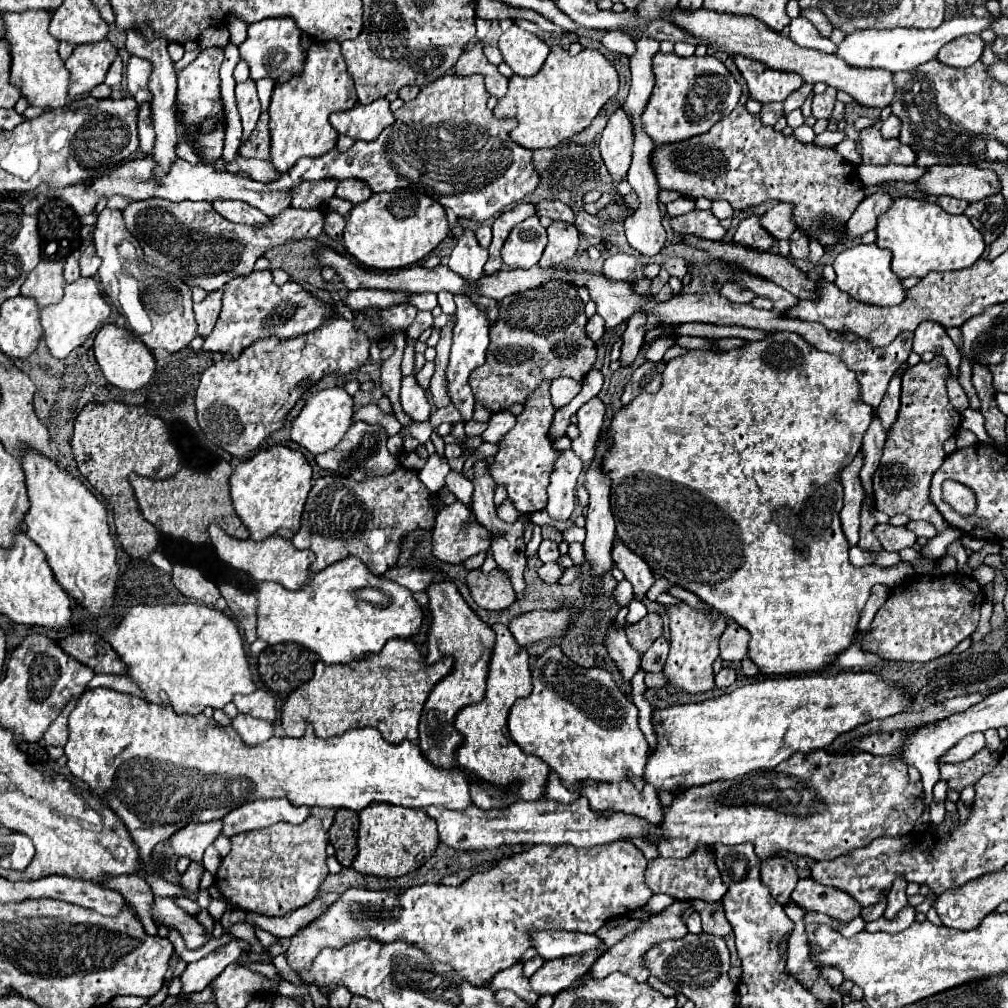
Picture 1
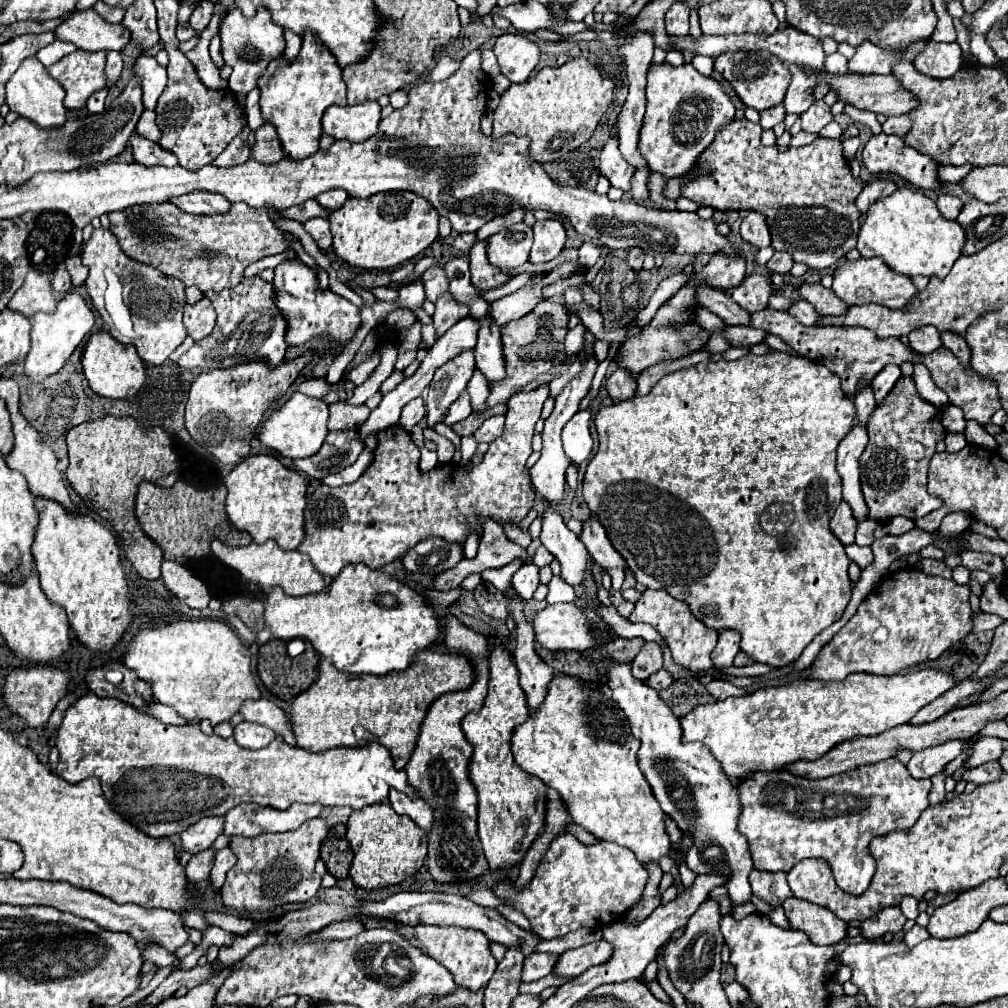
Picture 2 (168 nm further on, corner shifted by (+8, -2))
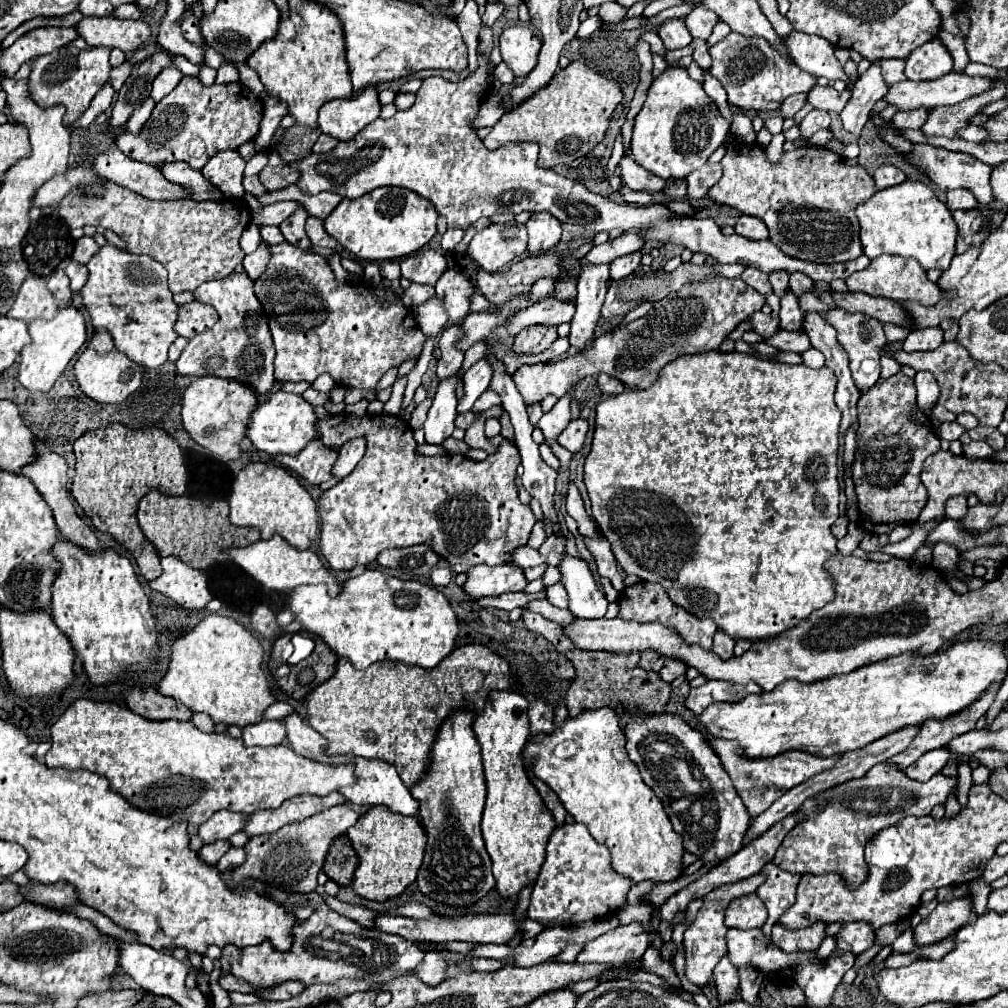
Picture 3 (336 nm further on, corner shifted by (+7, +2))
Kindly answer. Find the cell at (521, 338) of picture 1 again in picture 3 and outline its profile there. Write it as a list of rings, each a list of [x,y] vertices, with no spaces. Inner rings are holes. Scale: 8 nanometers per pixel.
[[[526,327],[526,331],[516,335],[512,349],[520,355],[540,355],[558,339],[556,329],[558,327]]]

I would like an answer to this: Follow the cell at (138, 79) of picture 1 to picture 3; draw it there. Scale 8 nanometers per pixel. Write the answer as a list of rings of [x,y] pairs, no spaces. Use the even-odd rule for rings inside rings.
[[[166,67],[164,71],[160,71],[160,73],[156,75],[156,79],[154,79],[154,83],[152,83],[152,93],[150,93],[150,97],[152,97],[154,101],[162,99],[164,95],[168,95],[168,93],[178,85],[180,77],[182,77],[182,73],[180,73],[178,69]]]

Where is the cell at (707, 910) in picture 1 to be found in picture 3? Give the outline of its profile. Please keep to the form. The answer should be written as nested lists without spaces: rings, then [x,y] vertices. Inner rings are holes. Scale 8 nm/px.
[[[722,957],[722,961],[714,969],[714,983],[718,987],[720,1003],[726,1003],[734,997],[734,989],[738,987],[738,973],[728,957]]]

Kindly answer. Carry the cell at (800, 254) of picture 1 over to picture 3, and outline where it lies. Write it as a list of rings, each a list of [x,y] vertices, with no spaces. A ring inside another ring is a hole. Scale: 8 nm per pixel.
[[[772,271],[768,277],[776,295],[782,295],[788,289],[788,271]]]

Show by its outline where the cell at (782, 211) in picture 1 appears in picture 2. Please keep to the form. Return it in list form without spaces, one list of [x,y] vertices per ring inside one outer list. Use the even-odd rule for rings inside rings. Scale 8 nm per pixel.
[[[751,211],[743,223],[741,223],[741,237],[755,245],[755,247],[769,247],[771,245],[771,235],[769,235],[769,229],[767,229],[767,223],[765,223],[765,217],[761,213],[755,213]]]

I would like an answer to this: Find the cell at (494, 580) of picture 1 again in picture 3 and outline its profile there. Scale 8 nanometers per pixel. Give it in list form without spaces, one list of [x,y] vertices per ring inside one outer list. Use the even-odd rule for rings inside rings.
[[[522,609],[522,621],[530,631],[536,631],[544,635],[556,651],[566,655],[574,667],[576,667],[576,679],[568,689],[566,695],[566,707],[570,715],[578,715],[582,709],[598,709],[598,707],[612,707],[620,715],[620,725],[624,727],[628,723],[628,717],[632,711],[642,709],[644,713],[662,713],[670,695],[670,685],[662,681],[656,673],[642,671],[638,667],[640,653],[628,651],[628,653],[610,653],[610,651],[584,651],[578,649],[560,629],[558,623],[552,623],[544,619],[538,613],[532,613],[528,609]]]

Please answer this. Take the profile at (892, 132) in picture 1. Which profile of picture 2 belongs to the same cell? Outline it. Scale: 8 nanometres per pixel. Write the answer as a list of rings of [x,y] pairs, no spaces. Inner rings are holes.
[[[901,115],[901,117],[889,117],[885,123],[883,123],[883,133],[885,135],[899,135],[899,137],[905,137],[911,129],[911,119],[909,115]]]

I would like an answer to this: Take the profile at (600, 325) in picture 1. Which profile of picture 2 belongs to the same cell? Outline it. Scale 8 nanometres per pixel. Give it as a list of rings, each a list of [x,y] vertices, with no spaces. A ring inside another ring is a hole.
[[[581,323],[567,331],[567,335],[565,335],[565,355],[571,357],[571,355],[577,353],[577,347],[581,347],[583,335],[585,335],[585,327]]]

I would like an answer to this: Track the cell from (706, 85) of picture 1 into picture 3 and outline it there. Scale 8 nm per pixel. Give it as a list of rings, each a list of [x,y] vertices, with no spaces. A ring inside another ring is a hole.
[[[668,67],[652,81],[644,107],[636,115],[632,155],[638,165],[662,179],[684,179],[708,161],[708,157],[724,143],[728,131],[730,121],[722,117],[702,83],[692,79],[684,67]]]

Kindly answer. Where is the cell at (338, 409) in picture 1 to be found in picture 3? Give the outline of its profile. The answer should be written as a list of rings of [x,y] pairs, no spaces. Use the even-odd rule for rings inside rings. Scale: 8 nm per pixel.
[[[286,391],[274,393],[268,401],[260,403],[250,419],[248,425],[248,437],[252,439],[254,447],[258,451],[264,451],[268,455],[280,455],[288,453],[294,455],[306,447],[306,443],[314,441],[318,437],[318,417],[314,413],[314,407],[302,397]]]

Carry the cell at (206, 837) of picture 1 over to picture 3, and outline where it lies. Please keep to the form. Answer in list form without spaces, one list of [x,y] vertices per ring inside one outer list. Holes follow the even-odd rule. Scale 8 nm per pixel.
[[[218,811],[214,813],[206,823],[200,825],[198,837],[202,843],[212,843],[218,839],[228,839],[230,835],[242,831],[246,815],[234,813],[234,811]]]

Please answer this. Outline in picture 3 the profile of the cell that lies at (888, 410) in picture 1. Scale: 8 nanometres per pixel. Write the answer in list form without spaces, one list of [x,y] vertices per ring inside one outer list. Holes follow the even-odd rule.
[[[882,355],[882,359],[880,359],[880,367],[882,367],[882,379],[886,379],[886,377],[892,377],[892,375],[896,375],[898,371],[900,371],[900,365],[896,363],[896,359],[894,357],[890,357],[890,355]]]

